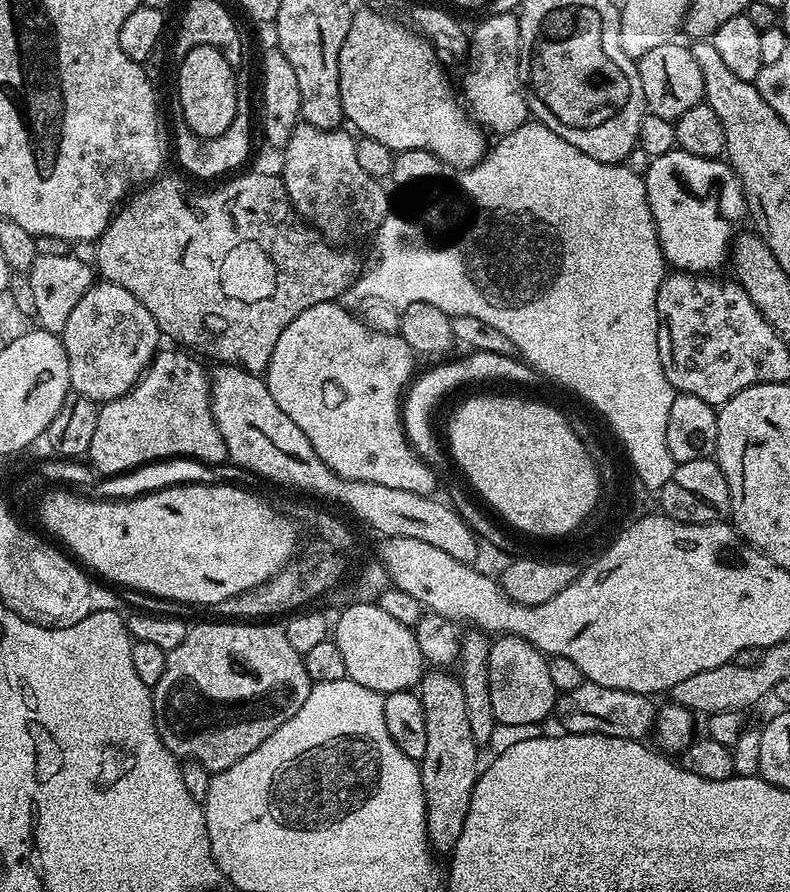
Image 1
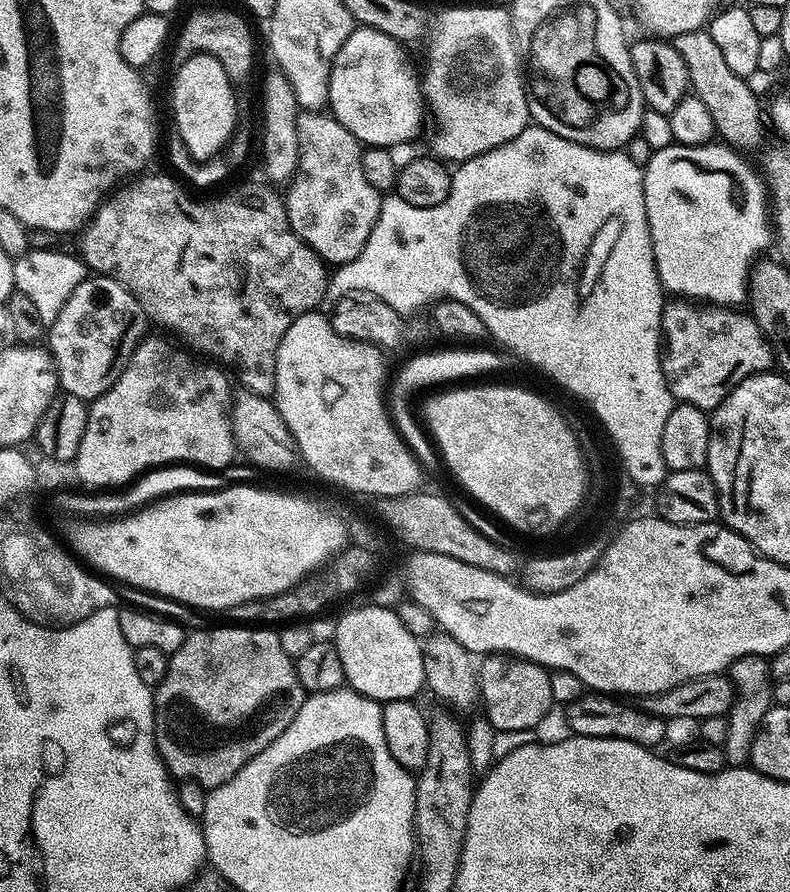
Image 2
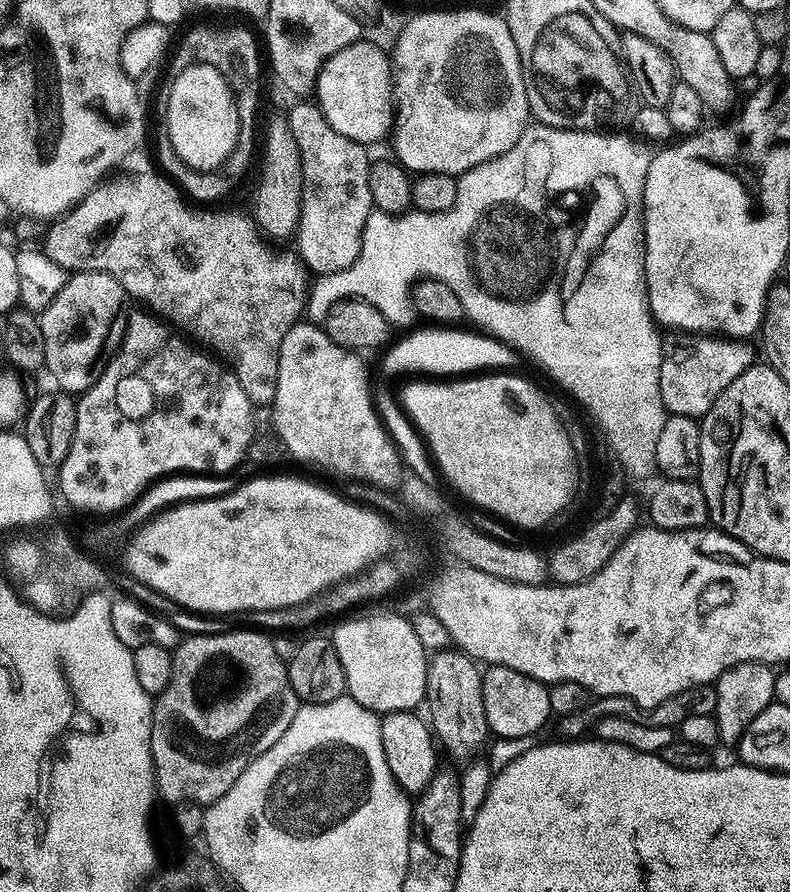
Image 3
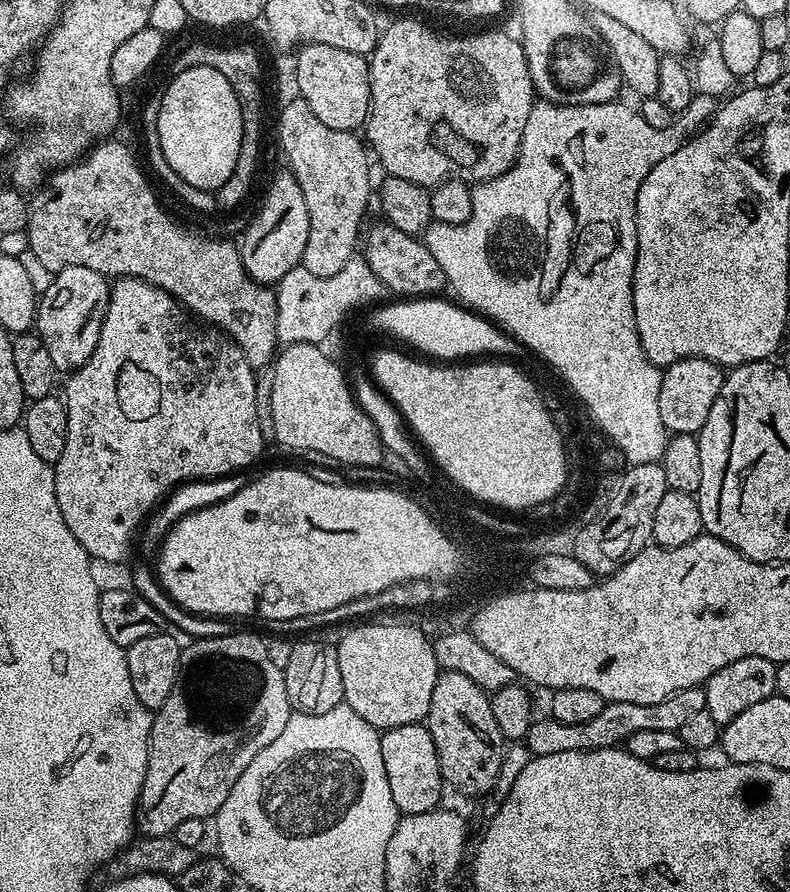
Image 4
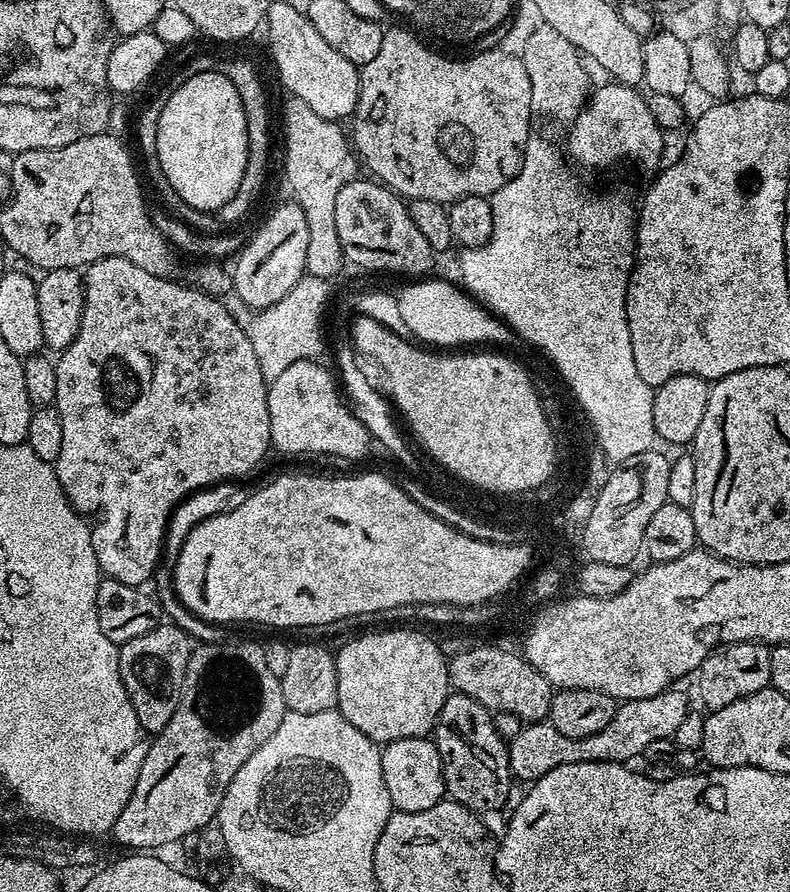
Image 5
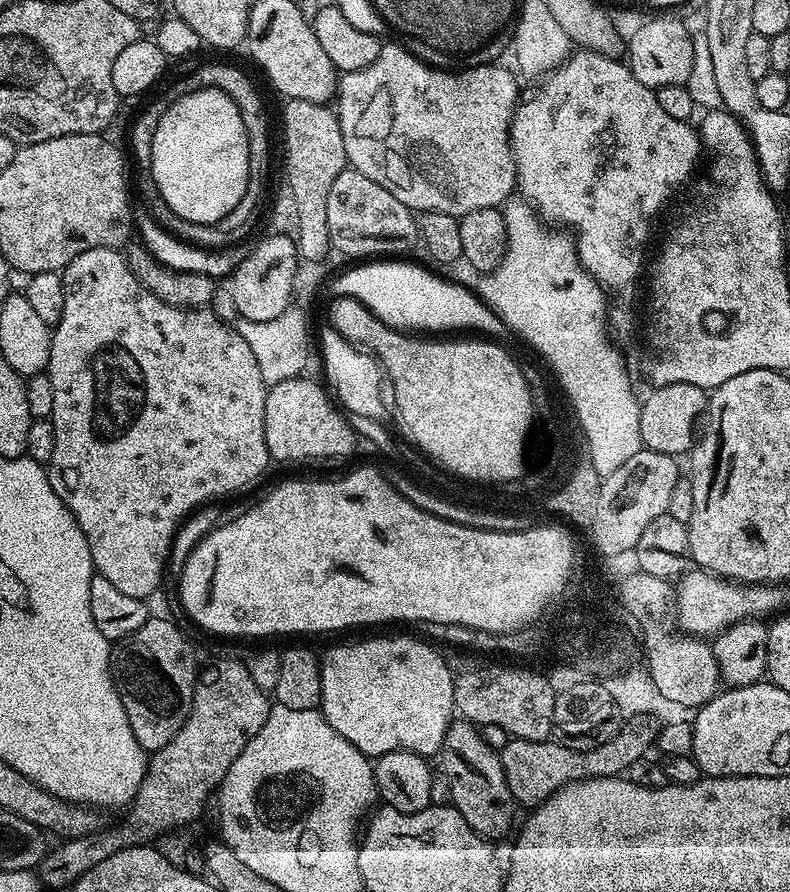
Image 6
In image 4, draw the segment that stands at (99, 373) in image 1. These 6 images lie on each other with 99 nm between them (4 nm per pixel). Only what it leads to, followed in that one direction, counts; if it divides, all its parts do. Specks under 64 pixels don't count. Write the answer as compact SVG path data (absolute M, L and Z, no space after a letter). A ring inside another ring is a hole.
M66 266L61 272L53 275L50 286L39 297L36 305L36 335L46 342L46 350L54 361L57 373L71 374L82 367L94 354L94 346L98 346L98 334L102 334L102 322L108 309L109 277L98 274L94 270L86 270L86 266Z

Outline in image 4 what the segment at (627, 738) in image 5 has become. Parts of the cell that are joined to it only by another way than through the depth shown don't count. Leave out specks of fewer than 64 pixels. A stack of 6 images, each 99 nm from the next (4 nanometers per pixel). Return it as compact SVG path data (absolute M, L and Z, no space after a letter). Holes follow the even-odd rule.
M700 686L678 690L674 694L670 694L670 698L653 704L635 704L634 702L614 700L605 703L602 714L590 718L590 722L582 722L582 726L566 726L566 722L558 722L551 718L545 718L545 720L533 719L526 737L526 743L528 751L533 756L562 754L563 752L589 752L595 748L614 748L623 745L628 736L638 731L652 730L679 733L682 725L703 708L706 708L706 694L703 687Z

